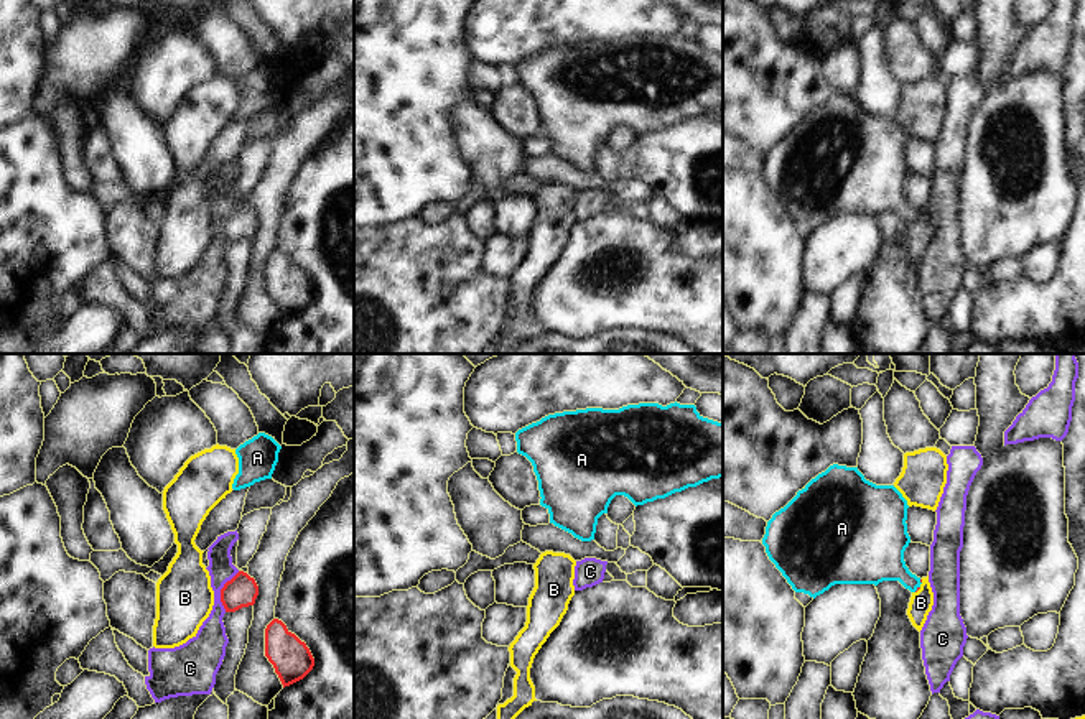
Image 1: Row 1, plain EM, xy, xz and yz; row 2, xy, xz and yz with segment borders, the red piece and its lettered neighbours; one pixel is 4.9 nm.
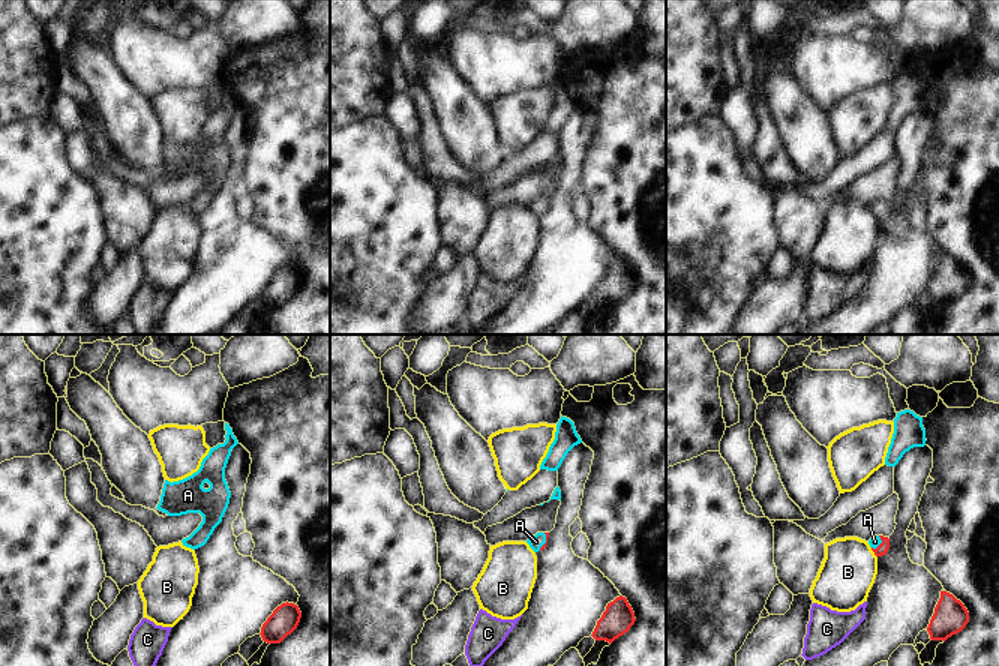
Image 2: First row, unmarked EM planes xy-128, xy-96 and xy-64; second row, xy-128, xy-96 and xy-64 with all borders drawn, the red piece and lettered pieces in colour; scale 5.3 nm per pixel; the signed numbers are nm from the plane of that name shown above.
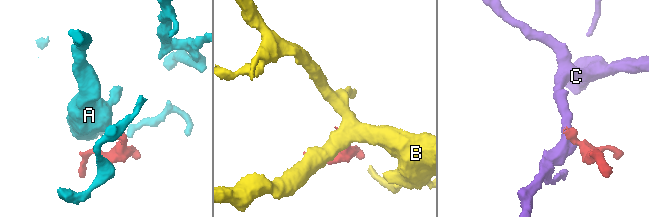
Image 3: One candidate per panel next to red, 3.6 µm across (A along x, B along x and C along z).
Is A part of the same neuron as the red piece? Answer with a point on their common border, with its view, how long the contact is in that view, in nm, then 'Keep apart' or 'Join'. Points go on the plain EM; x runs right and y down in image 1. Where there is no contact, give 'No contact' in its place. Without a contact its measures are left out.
Touches red at yz (917, 221). Shared border 40 nm. Join.

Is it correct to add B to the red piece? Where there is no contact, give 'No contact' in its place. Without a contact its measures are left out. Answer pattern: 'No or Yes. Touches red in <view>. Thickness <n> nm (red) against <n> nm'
No. Touches red in yz. Thickness 20 nm (red) against 110 nm.

